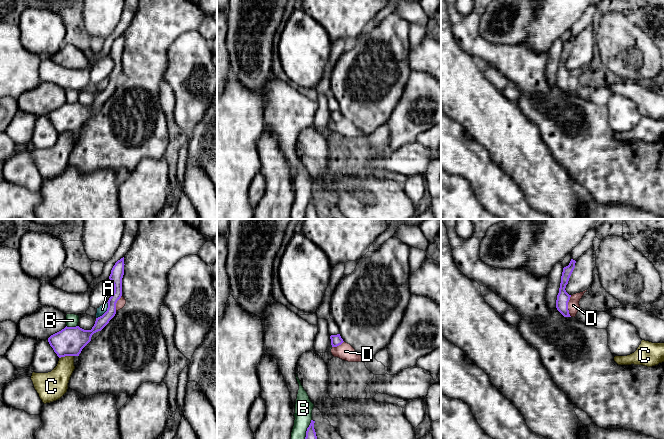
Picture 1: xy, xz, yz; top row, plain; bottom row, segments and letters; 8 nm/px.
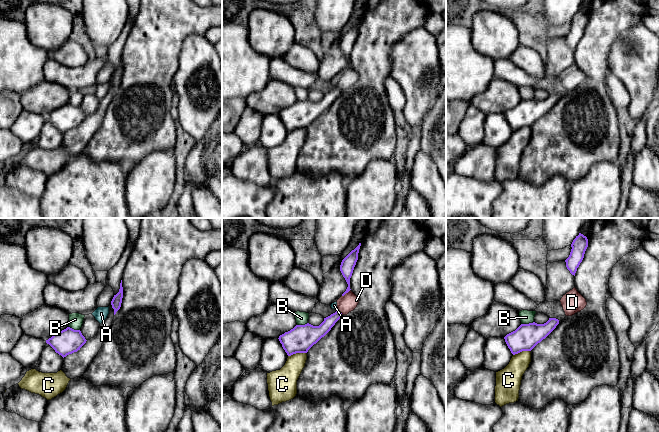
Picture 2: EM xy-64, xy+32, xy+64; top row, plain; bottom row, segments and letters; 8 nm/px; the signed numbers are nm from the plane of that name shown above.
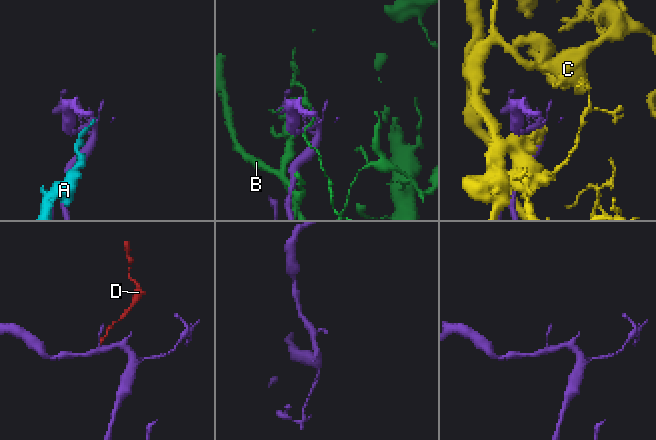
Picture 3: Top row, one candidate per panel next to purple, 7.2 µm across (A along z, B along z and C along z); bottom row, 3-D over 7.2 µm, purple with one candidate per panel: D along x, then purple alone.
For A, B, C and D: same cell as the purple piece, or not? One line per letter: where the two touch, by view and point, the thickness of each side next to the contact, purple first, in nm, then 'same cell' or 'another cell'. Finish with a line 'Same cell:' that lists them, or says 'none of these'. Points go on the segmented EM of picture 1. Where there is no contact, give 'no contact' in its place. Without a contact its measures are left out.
A: xy (106, 311) | 90/70 nm | another cell
B: xy (71, 327) | 240/100 nm | another cell
C: xy (66, 355) | 240/200 nm | another cell
D: yz (567, 306) | 100/100 nm | another cell
Same cell: none of these

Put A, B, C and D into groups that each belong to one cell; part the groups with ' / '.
A D / B / C

